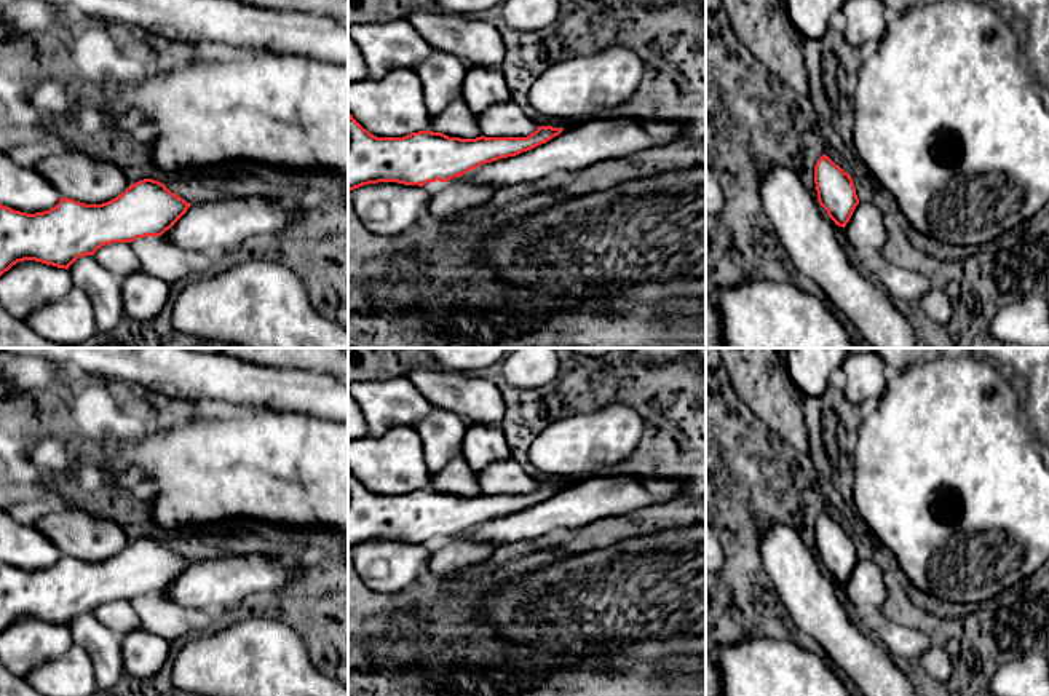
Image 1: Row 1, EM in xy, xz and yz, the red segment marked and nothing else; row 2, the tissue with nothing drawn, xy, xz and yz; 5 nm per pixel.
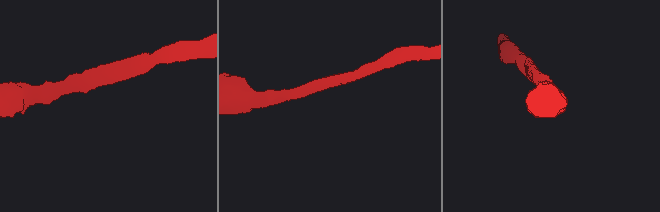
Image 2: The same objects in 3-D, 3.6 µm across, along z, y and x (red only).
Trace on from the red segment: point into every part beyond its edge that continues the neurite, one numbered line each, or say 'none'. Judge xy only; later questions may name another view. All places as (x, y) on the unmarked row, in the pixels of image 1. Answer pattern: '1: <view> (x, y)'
none

